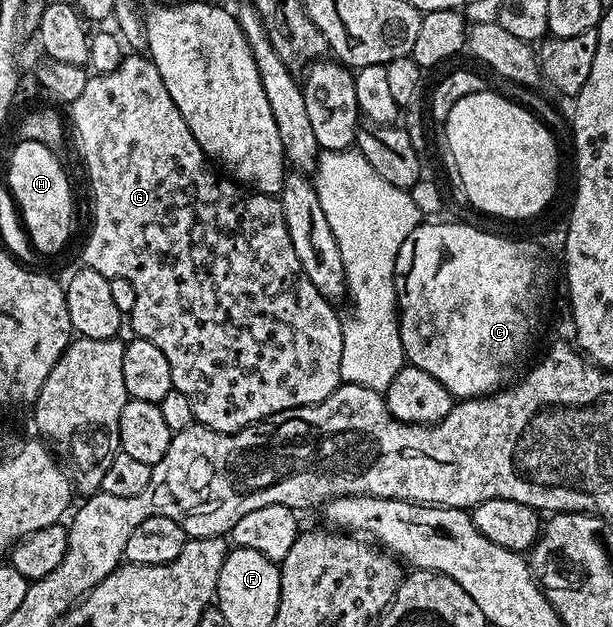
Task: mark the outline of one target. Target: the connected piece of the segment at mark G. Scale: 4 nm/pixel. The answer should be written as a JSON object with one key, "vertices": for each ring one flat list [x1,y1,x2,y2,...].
{"vertices":[[127,54,117,70,88,75,85,90,81,90,81,94,77,94,69,106,69,124,75,127,73,140,79,143,87,176,91,179,91,196,95,199,95,221,91,224,91,237,83,248,82,263,105,277,125,278,131,283,135,291,135,305,129,313,129,328,131,324,135,331,132,333,138,339,153,342,153,346,165,354,169,362,171,387,189,398,189,406,193,406,196,421,214,432,236,432,281,410,320,404,329,398,329,394,333,394,333,390,341,383,339,371,344,325,339,324,338,314,331,309,334,308,332,301,325,299,317,286,305,278,305,270,301,270,301,258,297,258,293,250,282,203,263,192,248,190,234,179,216,171,201,146,197,146,193,130,185,126,181,110,173,106,173,98,169,98,169,90,165,90,165,82,161,82,161,74,155,63,146,55]]}

